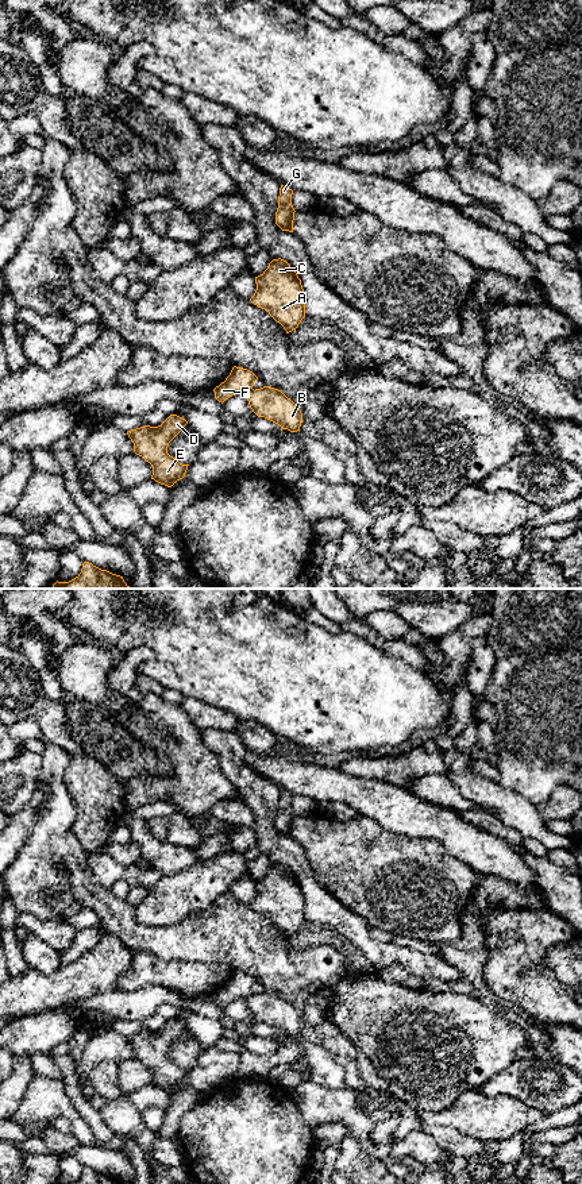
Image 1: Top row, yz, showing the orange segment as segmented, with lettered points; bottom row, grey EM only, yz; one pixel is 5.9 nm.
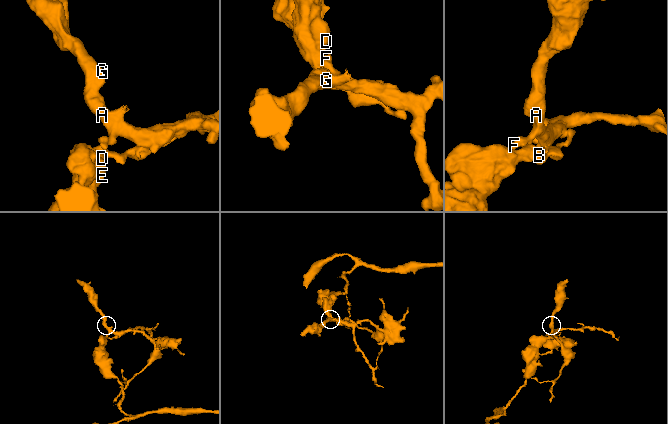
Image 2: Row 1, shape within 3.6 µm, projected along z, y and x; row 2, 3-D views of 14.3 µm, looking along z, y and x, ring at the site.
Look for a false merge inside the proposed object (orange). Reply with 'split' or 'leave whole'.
split

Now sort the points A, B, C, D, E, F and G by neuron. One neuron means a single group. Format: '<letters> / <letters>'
A C F G / B D E

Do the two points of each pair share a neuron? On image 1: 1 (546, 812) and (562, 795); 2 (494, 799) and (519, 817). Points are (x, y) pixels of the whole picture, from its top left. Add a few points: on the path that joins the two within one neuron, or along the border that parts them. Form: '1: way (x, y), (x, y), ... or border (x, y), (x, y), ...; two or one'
1: way (550, 808), (558, 799); one
2: way (500, 802), (513, 812); one

